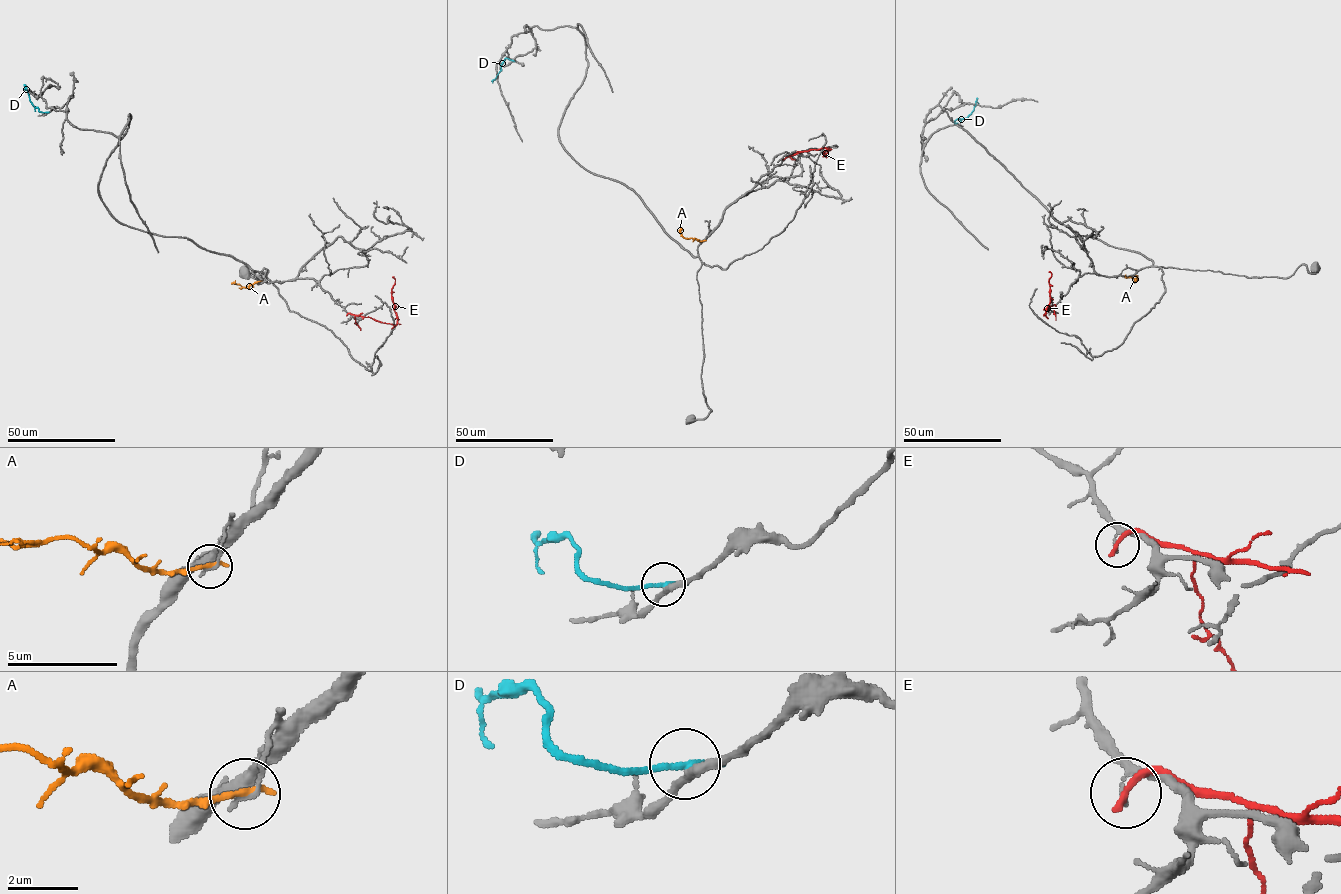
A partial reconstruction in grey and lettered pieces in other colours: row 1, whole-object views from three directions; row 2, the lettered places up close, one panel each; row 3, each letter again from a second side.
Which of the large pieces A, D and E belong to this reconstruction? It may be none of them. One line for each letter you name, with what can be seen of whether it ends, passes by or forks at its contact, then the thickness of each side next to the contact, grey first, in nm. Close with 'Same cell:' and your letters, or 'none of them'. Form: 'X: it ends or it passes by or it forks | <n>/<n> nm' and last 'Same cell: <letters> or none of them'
Same cell: none of them

